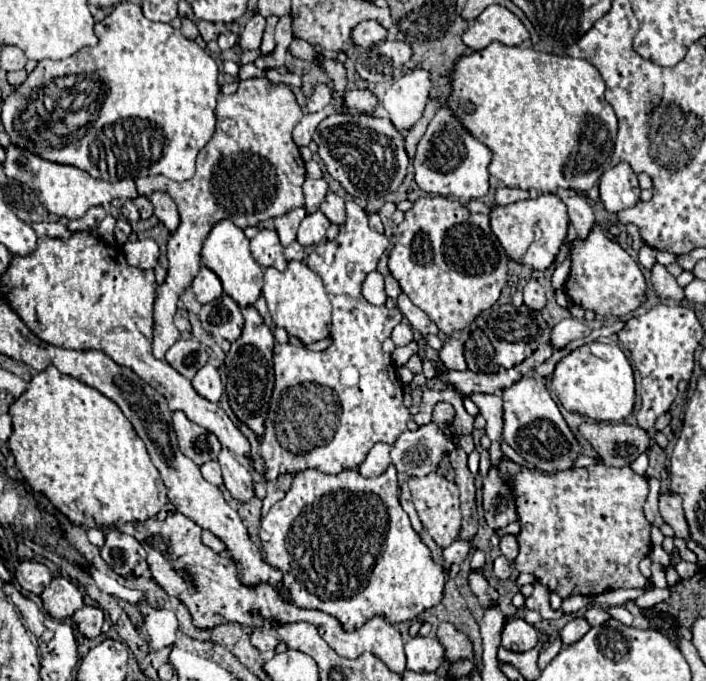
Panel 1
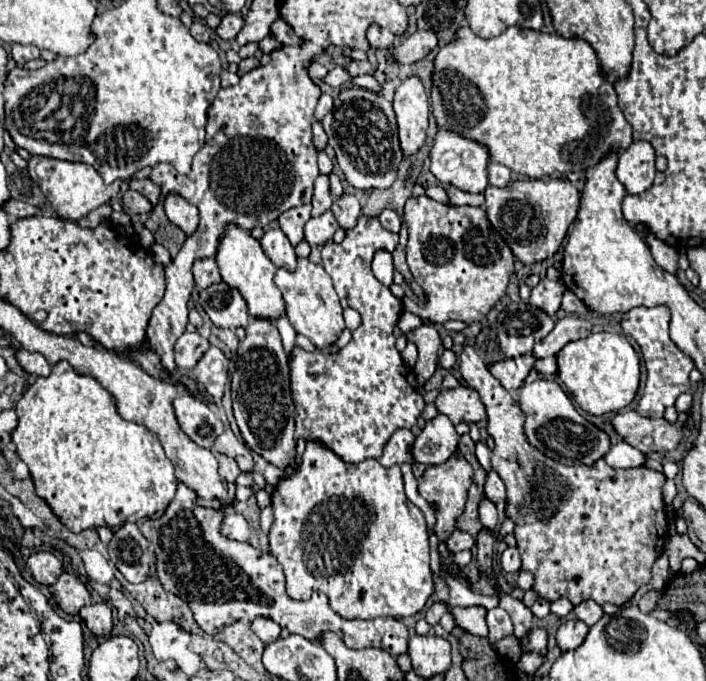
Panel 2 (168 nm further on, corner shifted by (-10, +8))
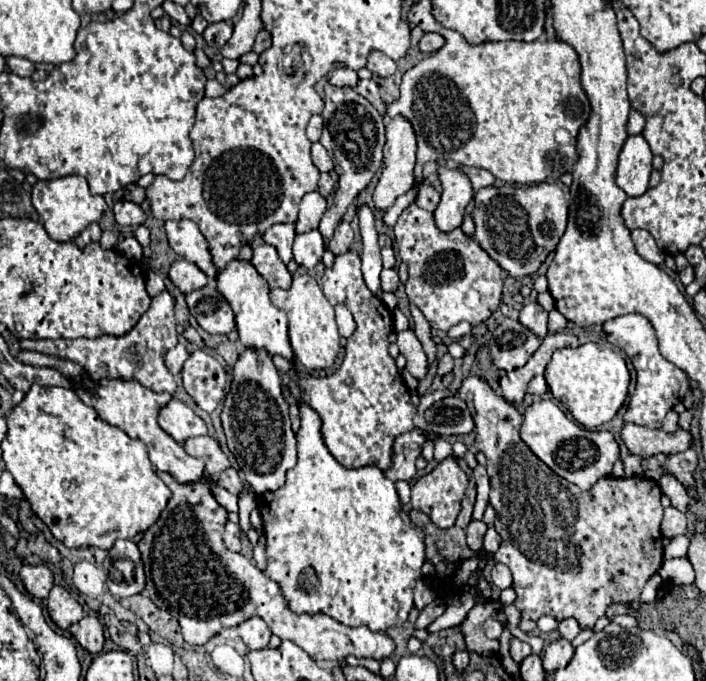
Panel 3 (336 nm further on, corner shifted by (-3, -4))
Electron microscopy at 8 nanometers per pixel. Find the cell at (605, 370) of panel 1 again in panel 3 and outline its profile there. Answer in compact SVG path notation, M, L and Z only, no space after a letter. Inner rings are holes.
M582 344L578 348L556 350L546 366L546 382L558 406L568 410L582 426L598 428L610 422L628 396L630 372L624 358L606 344Z

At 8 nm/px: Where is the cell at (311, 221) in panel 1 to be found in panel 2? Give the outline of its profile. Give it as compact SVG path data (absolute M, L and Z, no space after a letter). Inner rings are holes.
M327 210L325 214L321 214L317 218L309 218L309 222L305 224L305 240L311 246L325 244L327 240L333 238L333 234L335 234L337 228L339 228L339 224L337 224L333 212Z

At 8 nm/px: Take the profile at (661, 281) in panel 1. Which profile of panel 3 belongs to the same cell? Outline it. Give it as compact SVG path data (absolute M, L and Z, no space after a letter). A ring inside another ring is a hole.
M636 228L636 230L632 230L632 240L634 240L634 244L636 244L636 252L644 258L644 260L648 260L648 262L654 262L654 264L664 264L664 252L656 246L656 242L654 242L654 238L652 238L652 234L648 232L648 230L640 230L640 228Z

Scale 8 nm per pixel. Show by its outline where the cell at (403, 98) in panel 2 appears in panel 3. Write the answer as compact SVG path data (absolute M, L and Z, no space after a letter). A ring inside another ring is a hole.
M402 116L390 118L386 124L386 144L384 144L384 168L374 188L374 206L380 212L386 212L398 196L406 194L414 184L414 164L416 164L416 134L410 122Z

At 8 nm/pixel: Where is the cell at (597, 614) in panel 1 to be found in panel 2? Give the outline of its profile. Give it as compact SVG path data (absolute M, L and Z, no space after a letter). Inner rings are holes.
M585 600L579 606L575 606L575 614L587 626L593 626L595 622L599 622L603 618L603 606L595 604L595 600Z

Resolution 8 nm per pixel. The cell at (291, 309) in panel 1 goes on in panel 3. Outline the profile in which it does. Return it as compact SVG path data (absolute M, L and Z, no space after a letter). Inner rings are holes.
M310 274L294 276L292 286L288 290L274 288L270 290L270 298L274 306L284 310L288 314L288 334L292 342L292 350L298 358L298 362L308 370L326 370L334 364L338 352L340 352L340 334L334 320L334 308L322 294L322 288Z

